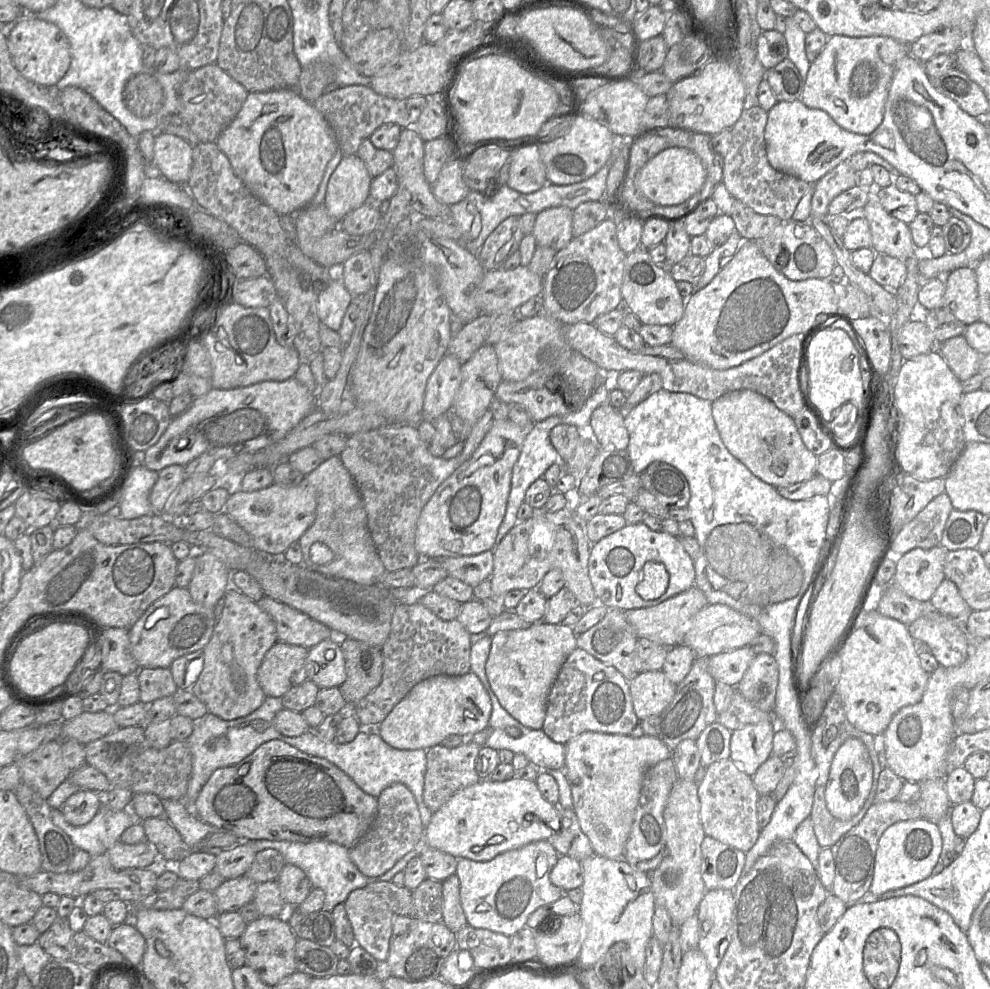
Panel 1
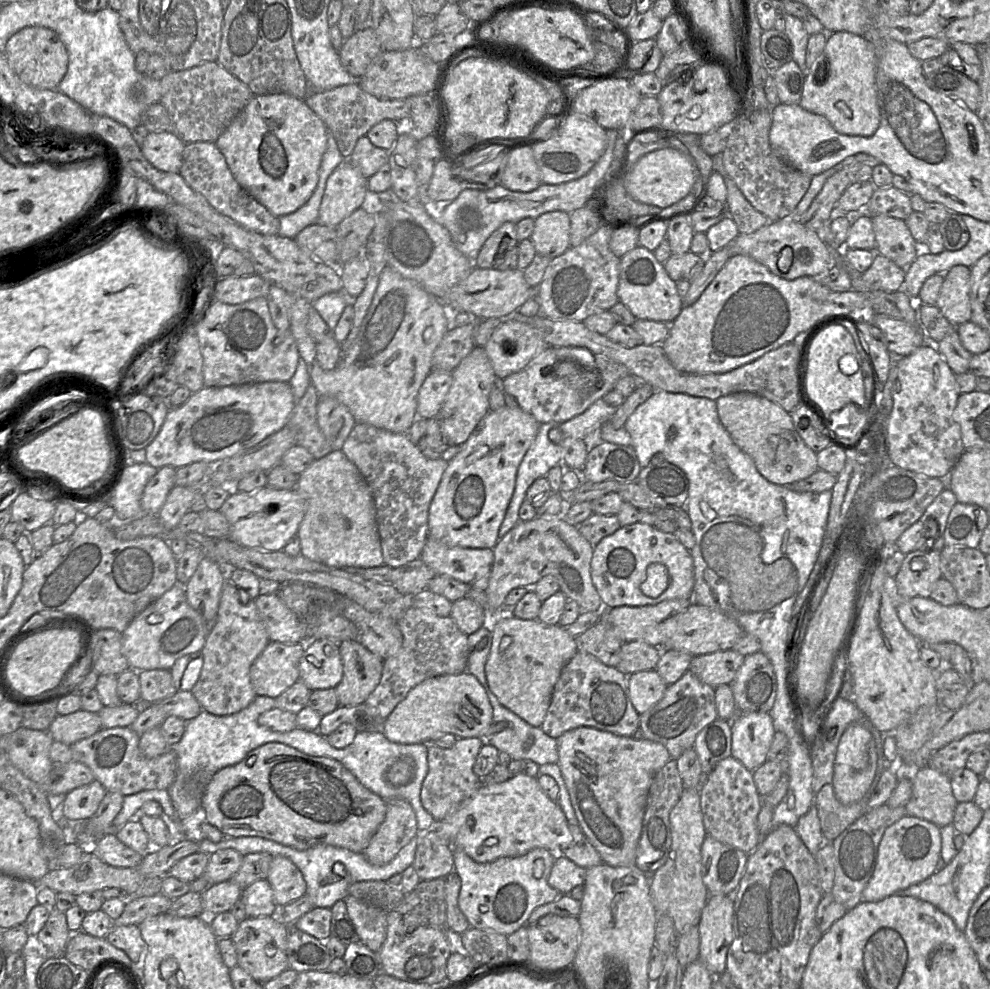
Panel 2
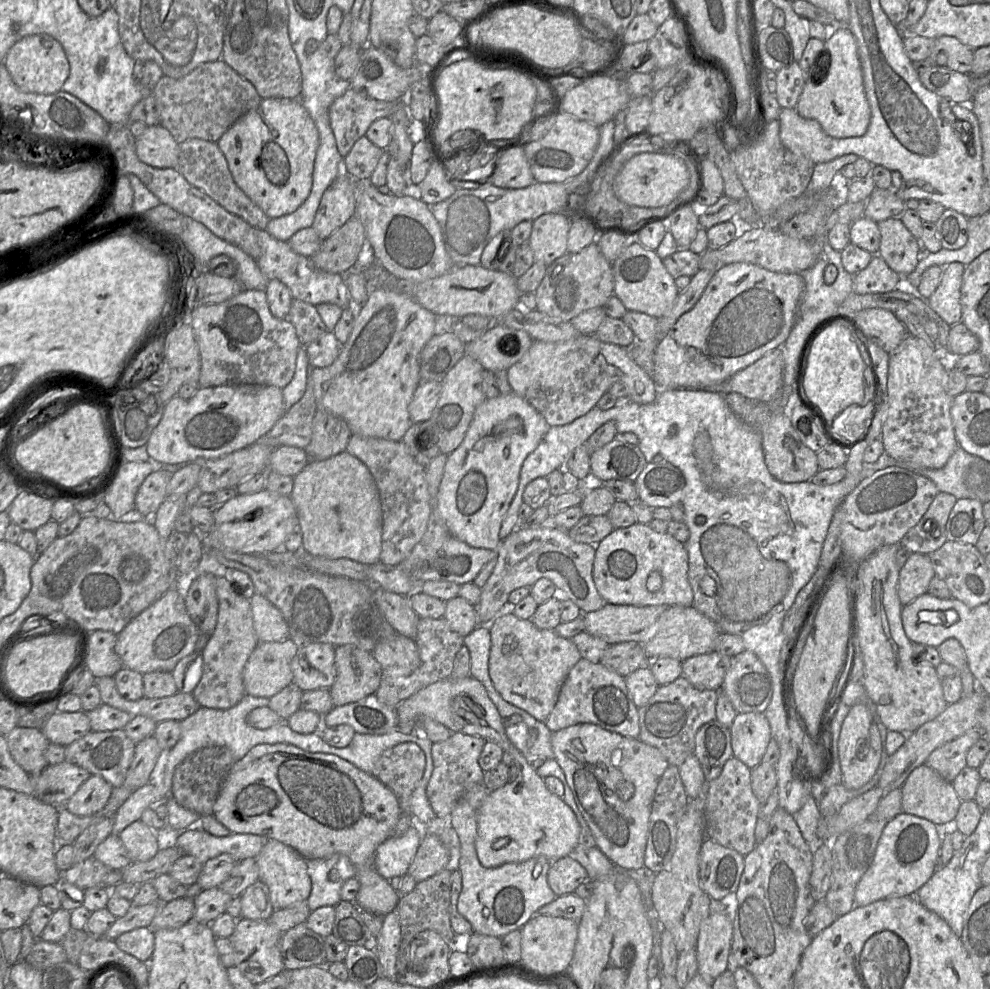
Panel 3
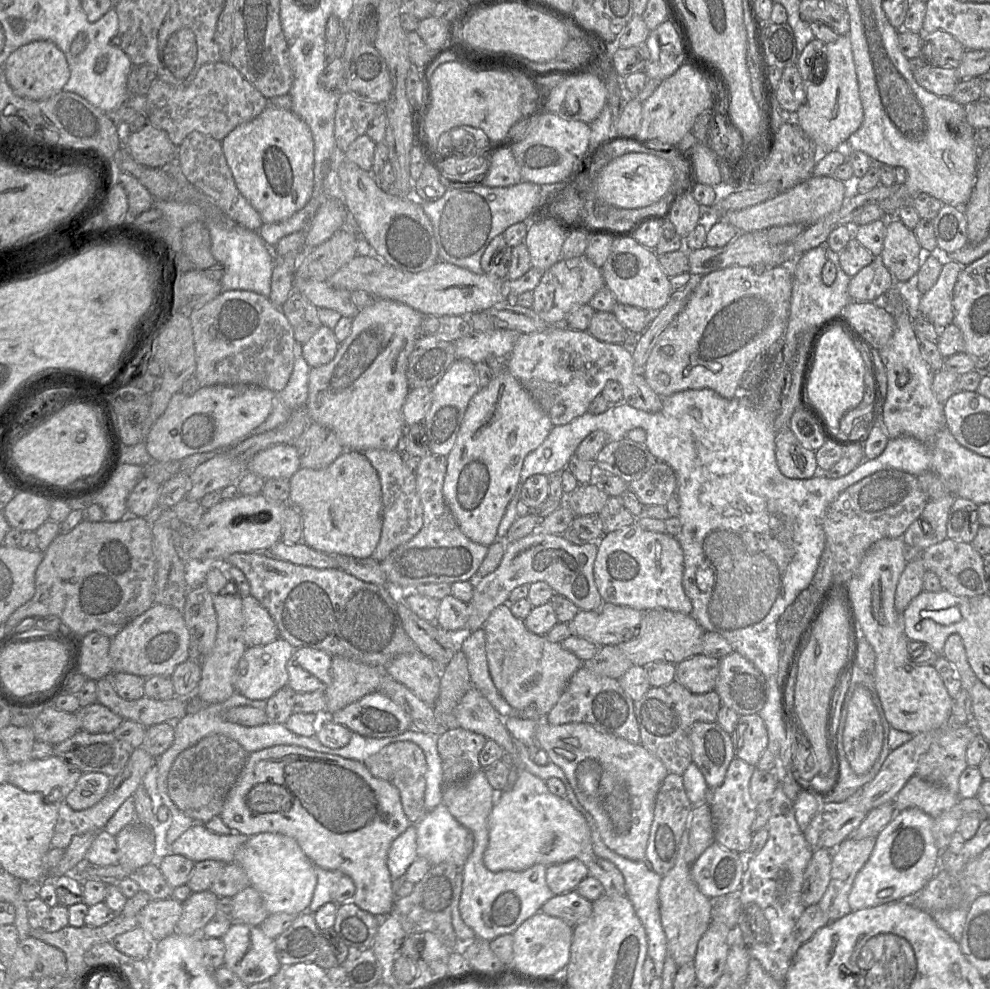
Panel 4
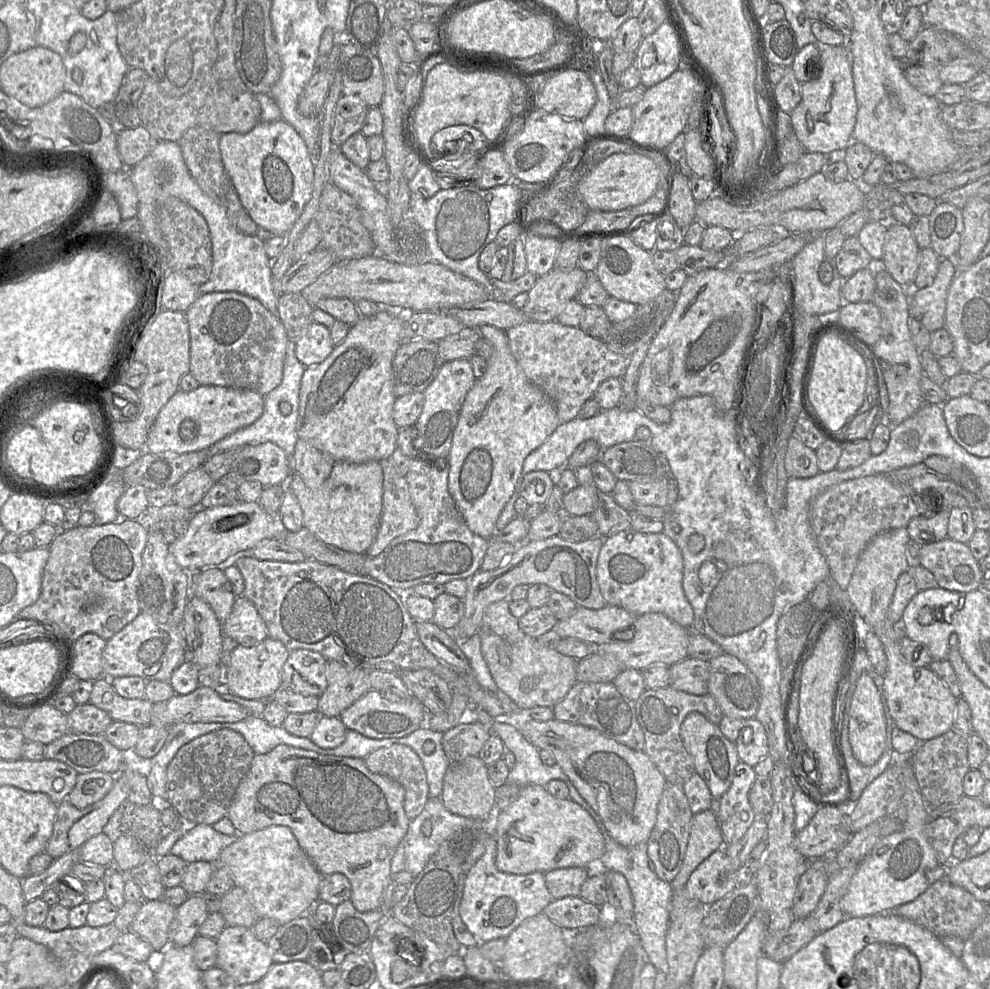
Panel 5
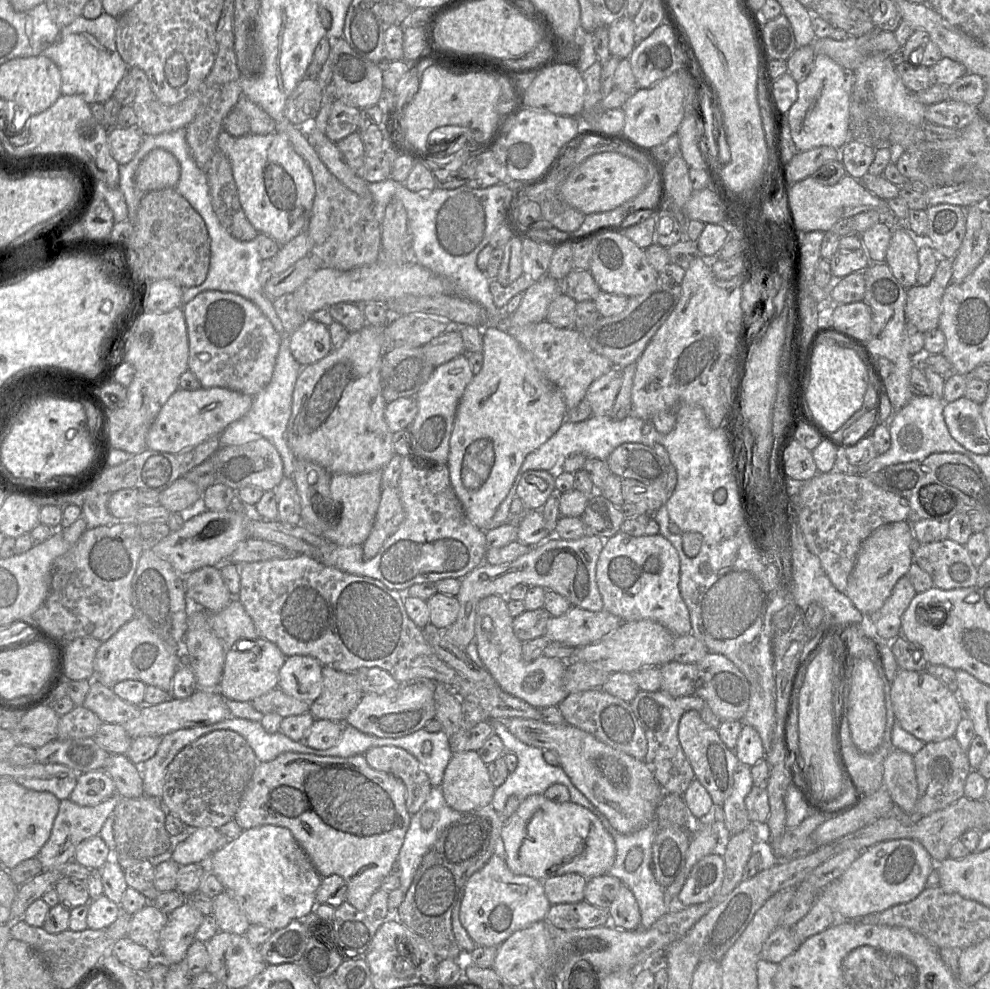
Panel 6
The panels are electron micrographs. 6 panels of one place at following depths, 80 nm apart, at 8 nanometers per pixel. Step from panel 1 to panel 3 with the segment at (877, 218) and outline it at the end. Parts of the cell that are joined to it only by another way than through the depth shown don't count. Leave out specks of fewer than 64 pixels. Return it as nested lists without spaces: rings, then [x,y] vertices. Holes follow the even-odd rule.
[[[889,218],[877,224],[880,231],[878,254],[900,276],[912,273],[919,260],[931,253],[923,249],[900,218]]]

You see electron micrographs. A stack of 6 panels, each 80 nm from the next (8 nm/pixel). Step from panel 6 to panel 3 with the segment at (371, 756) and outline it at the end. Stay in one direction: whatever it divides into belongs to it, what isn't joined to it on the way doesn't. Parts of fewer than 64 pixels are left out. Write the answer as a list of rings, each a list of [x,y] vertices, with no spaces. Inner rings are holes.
[[[404,742],[385,750],[371,775],[390,788],[399,801],[402,813],[411,814],[411,795],[425,769],[425,755],[412,742]]]

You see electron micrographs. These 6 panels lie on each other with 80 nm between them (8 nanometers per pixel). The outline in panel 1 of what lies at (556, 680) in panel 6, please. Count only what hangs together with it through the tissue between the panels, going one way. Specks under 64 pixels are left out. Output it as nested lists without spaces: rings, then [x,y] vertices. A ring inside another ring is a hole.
[[[543,621],[527,629],[499,631],[492,636],[485,665],[488,682],[500,705],[523,726],[542,729],[548,695],[563,663],[577,648],[576,637],[570,626]]]

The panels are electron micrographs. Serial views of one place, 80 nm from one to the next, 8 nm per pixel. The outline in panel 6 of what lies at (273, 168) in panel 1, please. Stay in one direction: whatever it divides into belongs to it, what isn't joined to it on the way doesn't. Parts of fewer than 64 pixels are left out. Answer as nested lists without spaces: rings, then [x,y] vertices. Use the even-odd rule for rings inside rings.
[[[222,130],[218,150],[229,159],[242,209],[253,227],[281,246],[305,231],[315,197],[315,184],[305,160],[279,132],[234,137]]]

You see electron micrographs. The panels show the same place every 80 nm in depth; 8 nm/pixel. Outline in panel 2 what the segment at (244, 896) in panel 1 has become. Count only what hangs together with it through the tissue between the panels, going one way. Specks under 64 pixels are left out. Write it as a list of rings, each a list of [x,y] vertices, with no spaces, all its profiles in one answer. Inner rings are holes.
[[[230,880],[211,885],[201,893],[205,915],[211,917],[221,912],[230,911],[241,894],[242,888]]]

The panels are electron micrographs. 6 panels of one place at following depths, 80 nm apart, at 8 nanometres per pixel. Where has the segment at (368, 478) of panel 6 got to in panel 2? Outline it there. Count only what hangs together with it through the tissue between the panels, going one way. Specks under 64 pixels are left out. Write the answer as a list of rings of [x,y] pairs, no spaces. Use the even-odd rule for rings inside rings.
[[[332,451],[330,454],[326,455],[321,459],[315,459],[299,476],[296,483],[296,492],[305,501],[305,515],[303,520],[299,525],[299,529],[296,535],[298,535],[301,543],[301,555],[308,558],[309,560],[324,564],[333,568],[347,569],[347,568],[372,568],[380,567],[384,565],[384,560],[382,556],[382,549],[380,543],[380,537],[376,521],[376,509],[374,504],[373,495],[371,489],[358,468],[354,463],[352,463],[347,456],[341,451]]]

